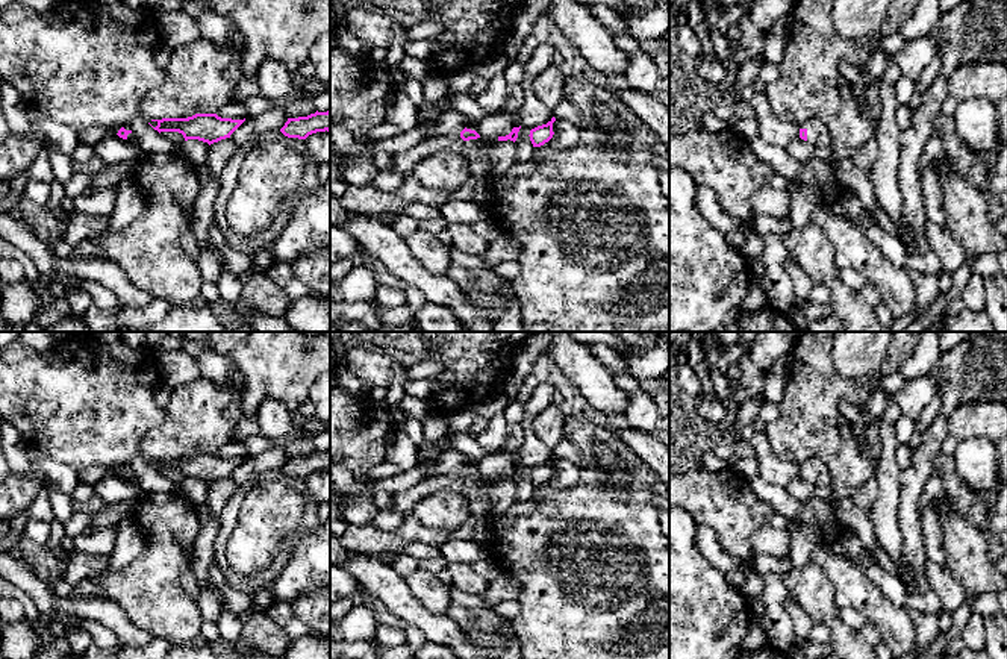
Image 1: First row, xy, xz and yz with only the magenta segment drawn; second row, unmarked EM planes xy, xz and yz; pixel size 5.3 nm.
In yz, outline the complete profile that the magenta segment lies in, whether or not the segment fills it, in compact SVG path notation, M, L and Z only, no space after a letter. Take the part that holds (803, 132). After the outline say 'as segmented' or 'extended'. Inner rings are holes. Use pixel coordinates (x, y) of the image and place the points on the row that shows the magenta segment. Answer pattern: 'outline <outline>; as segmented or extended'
outline M812 118L801 124L800 127L801 139L809 141L815 147L831 145L831 135L821 120Z; extended

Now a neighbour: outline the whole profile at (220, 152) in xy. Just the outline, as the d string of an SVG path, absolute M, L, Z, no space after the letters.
M230 138L210 144L204 165L210 168L212 174L220 176L224 170L224 165L232 158L235 148L236 147Z

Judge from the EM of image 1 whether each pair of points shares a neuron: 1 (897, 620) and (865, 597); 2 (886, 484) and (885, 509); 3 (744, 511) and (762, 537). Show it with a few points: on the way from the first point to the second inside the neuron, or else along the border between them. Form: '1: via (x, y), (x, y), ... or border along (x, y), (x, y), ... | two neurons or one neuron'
1: via (889, 620), (872, 605) | one neuron
2: via (886, 490), (886, 503) | one neuron
3: border along (766, 523), (753, 535), (754, 553) | two neurons

